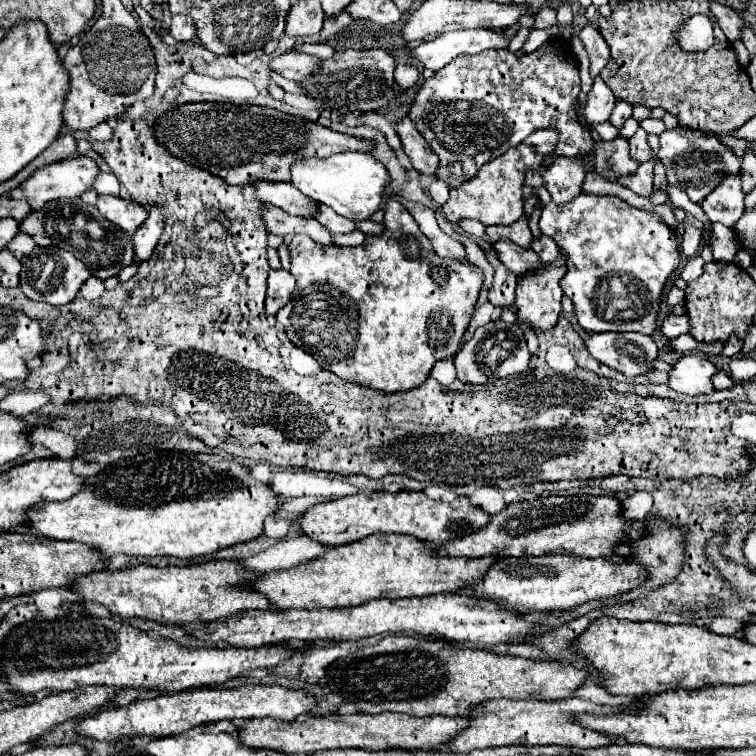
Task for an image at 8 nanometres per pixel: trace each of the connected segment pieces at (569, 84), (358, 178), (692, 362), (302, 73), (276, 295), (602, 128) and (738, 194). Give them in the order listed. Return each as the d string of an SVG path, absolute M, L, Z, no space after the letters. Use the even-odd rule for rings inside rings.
M550 42L542 44L532 54L510 52L510 50L484 50L476 56L454 58L448 66L438 70L430 80L424 80L416 102L410 106L410 120L416 124L420 134L426 138L430 148L440 158L438 178L450 178L454 162L462 166L462 176L472 178L482 164L518 146L518 140L528 138L535 129L554 128L560 132L556 156L578 156L592 150L590 130L576 120L576 102L580 94L578 62L568 56L562 48L554 48Z
M342 152L326 160L302 160L294 164L290 172L292 186L296 186L302 194L318 200L320 204L330 206L332 210L354 222L368 220L380 208L384 190L392 182L388 170L372 154L366 152Z
M688 354L674 364L668 386L686 396L708 394L708 392L714 392L712 378L716 374L718 374L718 368L706 356Z
M292 50L292 52L286 52L284 56L276 58L270 64L270 68L288 80L304 82L306 78L316 74L316 70L320 70L320 62L322 60L318 56L310 56L300 50Z
M270 270L266 292L266 314L276 314L284 308L294 294L294 278L286 270Z
M592 124L592 128L596 130L598 135L602 140L612 140L618 136L619 131L612 125L612 127L607 127L607 124Z
M740 176L726 178L708 198L704 198L702 208L710 222L722 222L732 228L736 218L744 212L744 192L740 188Z

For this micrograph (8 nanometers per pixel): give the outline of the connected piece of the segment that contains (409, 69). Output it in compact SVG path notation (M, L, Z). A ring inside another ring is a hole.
M398 64L396 66L396 84L400 88L410 88L420 80L420 68L416 66L406 66L406 64Z

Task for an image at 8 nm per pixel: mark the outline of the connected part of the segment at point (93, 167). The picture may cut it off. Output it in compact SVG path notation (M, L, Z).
M72 156L72 158L64 158L60 162L54 162L52 166L42 166L40 170L34 170L32 176L26 182L22 182L18 188L10 190L8 196L12 196L12 198L26 196L32 210L40 210L42 204L46 204L50 200L82 196L86 190L94 188L94 182L96 182L98 174L100 174L100 168L92 158L88 158L88 156Z

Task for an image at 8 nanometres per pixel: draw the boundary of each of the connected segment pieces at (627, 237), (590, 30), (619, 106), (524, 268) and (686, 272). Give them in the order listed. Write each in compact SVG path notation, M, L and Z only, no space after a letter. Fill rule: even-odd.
M580 194L564 204L546 204L540 216L542 234L556 240L556 244L568 254L566 276L560 286L564 294L574 302L578 324L586 332L640 332L652 334L656 330L660 296L666 280L680 264L680 250L676 234L656 212L644 212L628 206L618 196ZM618 274L618 282L612 276Z
M586 24L582 28L582 34L580 34L580 40L588 52L588 60L590 60L590 76L596 78L600 74L600 70L608 64L610 60L610 50L608 50L608 44L604 42L602 34L598 28L594 28L592 24Z
M618 100L618 102L616 102L616 108L614 108L612 116L610 116L610 122L612 122L616 128L620 128L630 116L632 116L632 104Z
M498 240L492 246L498 252L502 264L506 268L510 268L516 276L524 276L524 274L528 274L540 266L540 258L534 250L520 248L518 244L514 244L510 240Z
M696 256L693 258L693 261L688 261L685 265L681 277L684 281L691 282L699 278L704 272L704 260L701 256Z

